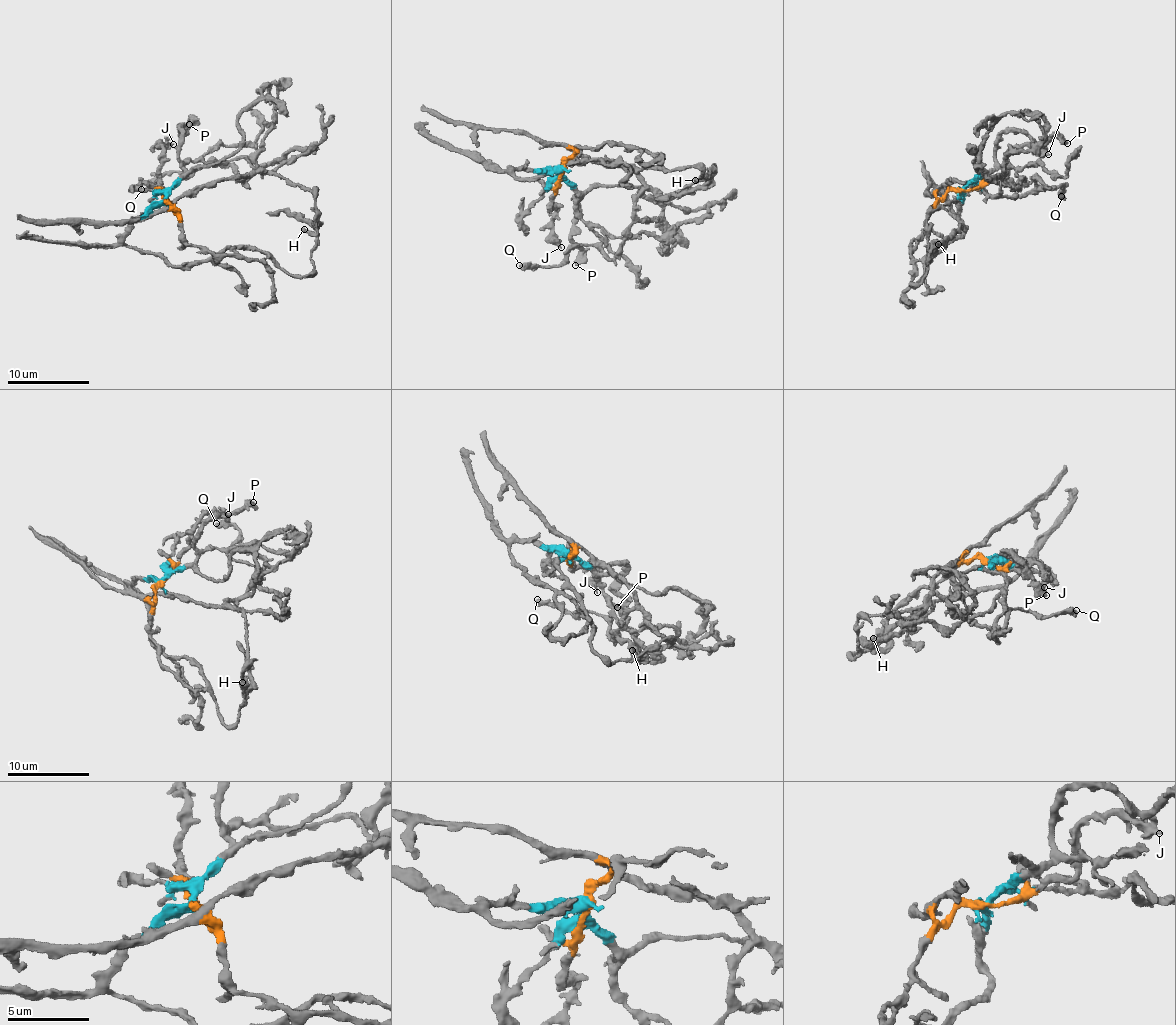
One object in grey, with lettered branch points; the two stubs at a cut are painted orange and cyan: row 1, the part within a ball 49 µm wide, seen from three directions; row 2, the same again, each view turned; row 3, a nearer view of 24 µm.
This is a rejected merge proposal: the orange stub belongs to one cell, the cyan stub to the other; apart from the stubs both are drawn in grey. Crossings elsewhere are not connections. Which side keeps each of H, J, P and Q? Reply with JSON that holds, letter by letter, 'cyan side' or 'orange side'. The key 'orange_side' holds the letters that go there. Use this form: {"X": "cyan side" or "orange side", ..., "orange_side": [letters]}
{"H": "orange side", "J": "orange side", "P": "cyan side", "Q": "orange side", "orange_side": ["H", "J", "Q"]}

